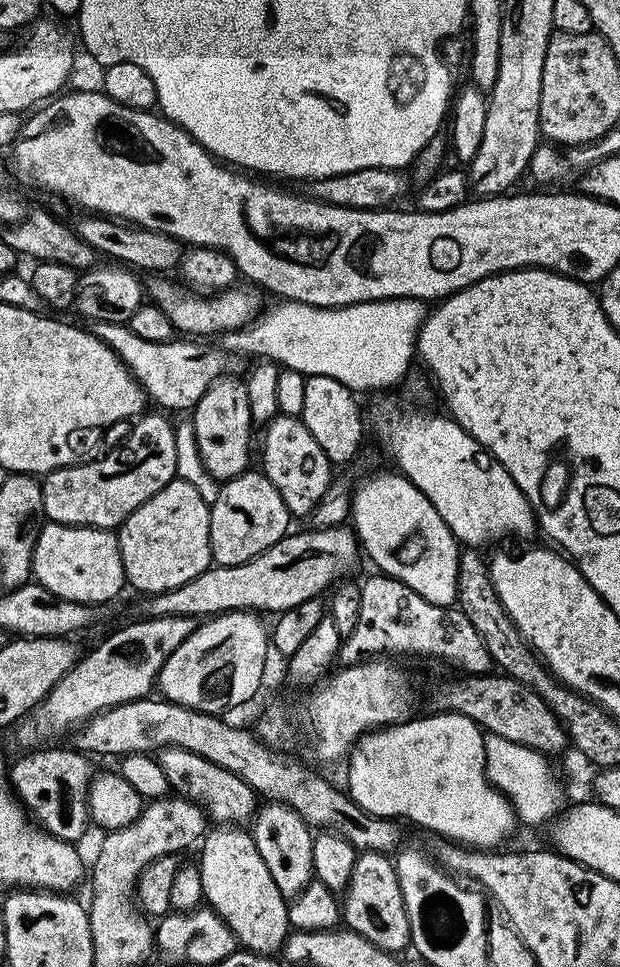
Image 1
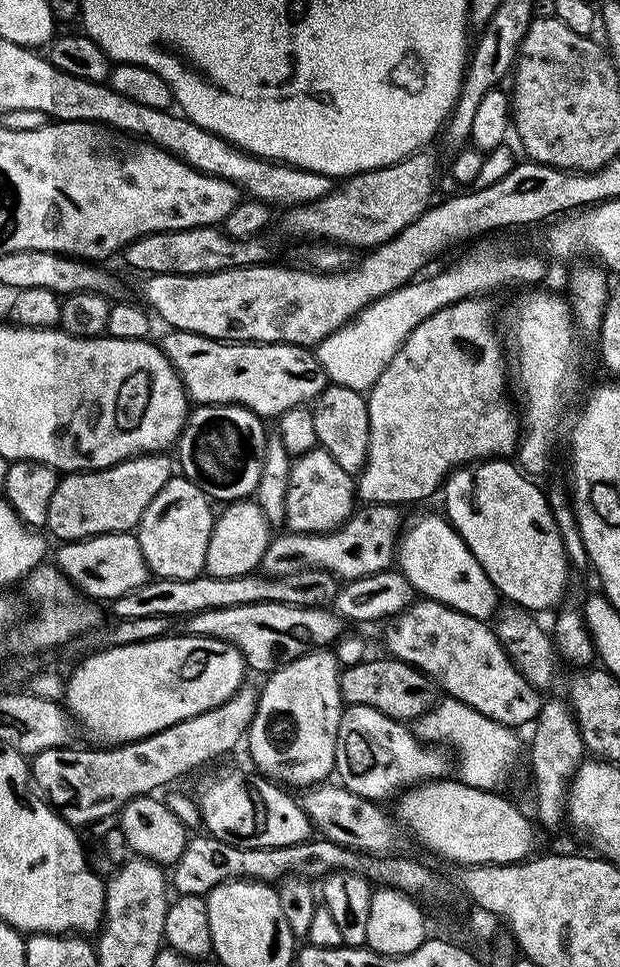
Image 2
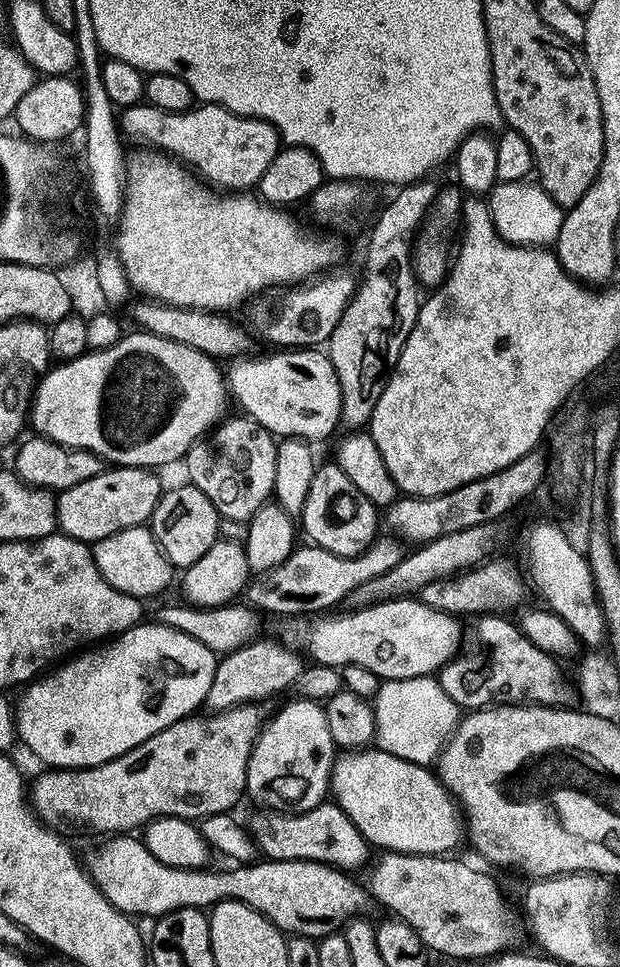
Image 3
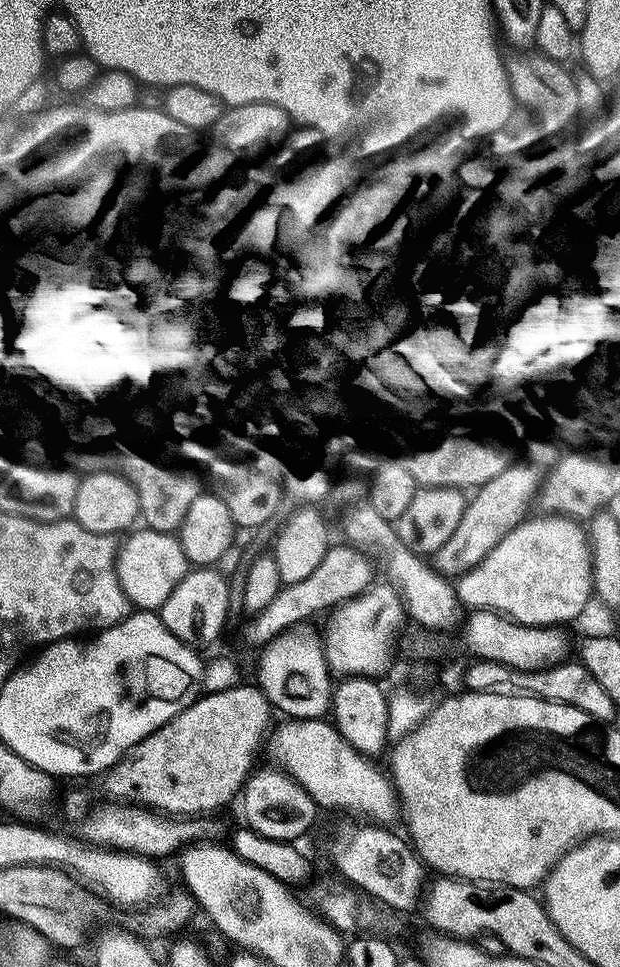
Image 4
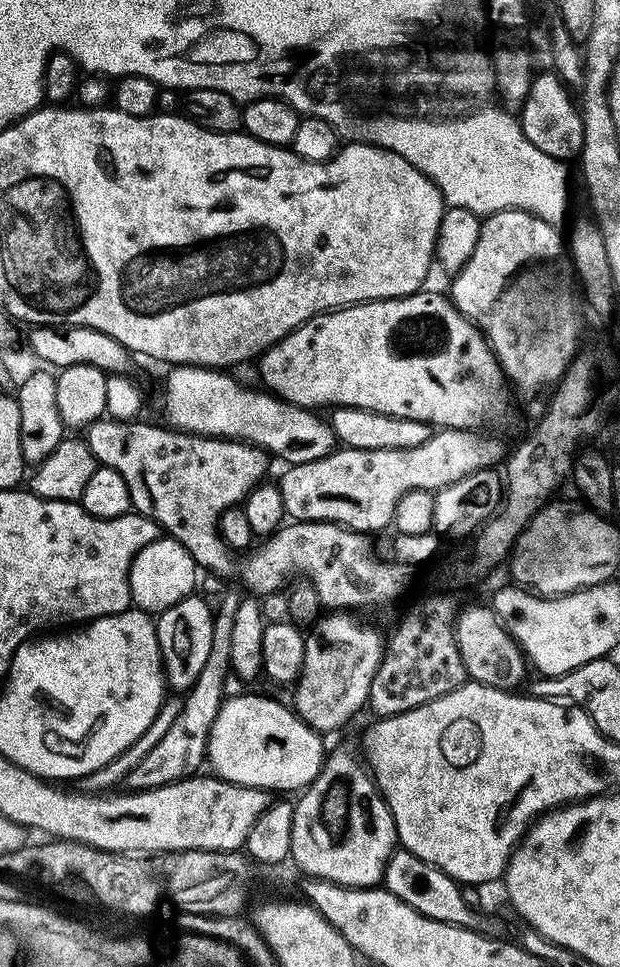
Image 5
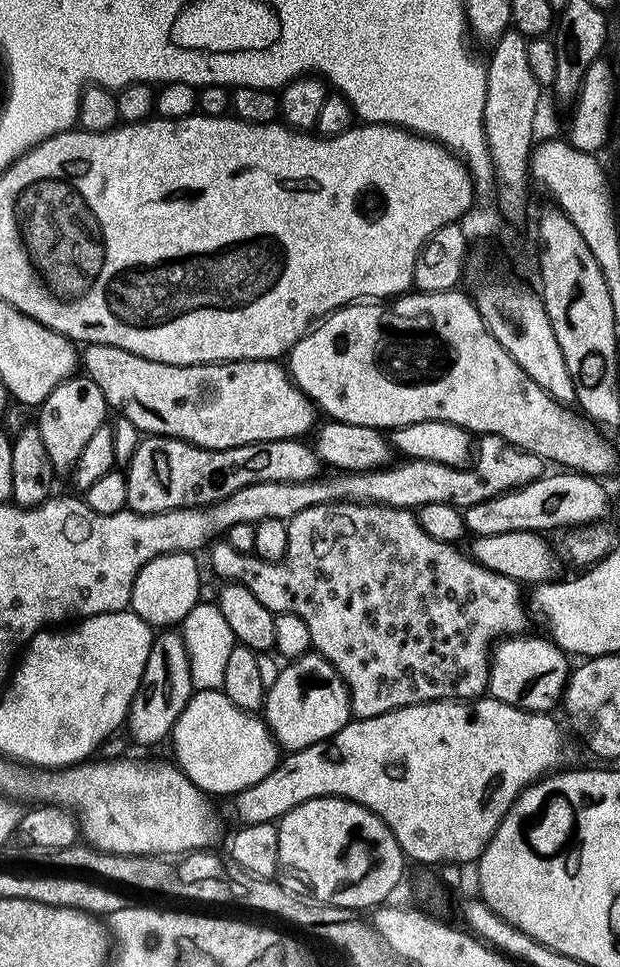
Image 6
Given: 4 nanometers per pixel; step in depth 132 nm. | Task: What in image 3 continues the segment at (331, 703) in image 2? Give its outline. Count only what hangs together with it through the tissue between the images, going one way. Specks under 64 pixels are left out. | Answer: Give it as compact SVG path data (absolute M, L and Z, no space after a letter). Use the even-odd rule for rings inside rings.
M293 699L267 717L250 754L246 796L264 810L281 813L312 811L325 803L330 792L334 745L324 708L315 700Z

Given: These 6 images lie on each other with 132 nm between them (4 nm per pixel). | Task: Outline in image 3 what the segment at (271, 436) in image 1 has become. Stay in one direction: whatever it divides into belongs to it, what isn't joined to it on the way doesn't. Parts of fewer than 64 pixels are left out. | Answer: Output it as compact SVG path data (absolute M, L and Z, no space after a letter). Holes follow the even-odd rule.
M328 462L328 464L321 463L317 467L314 478L310 478L310 494L306 494L306 502L302 506L298 522L302 532L304 530L305 534L312 539L309 541L315 547L330 550L330 554L339 556L360 556L367 548L371 548L377 539L376 515L378 515L378 509L370 502L370 498L366 498L366 494L362 494L362 490L358 490L358 486L354 486L354 482L346 478L346 474L342 474L342 470L336 463Z

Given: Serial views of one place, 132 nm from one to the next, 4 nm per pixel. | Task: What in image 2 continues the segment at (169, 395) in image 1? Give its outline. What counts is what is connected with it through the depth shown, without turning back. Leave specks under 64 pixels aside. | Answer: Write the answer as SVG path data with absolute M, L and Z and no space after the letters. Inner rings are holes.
M196 332L165 333L164 355L180 375L189 401L197 405L240 404L261 418L279 418L286 410L311 405L326 387L322 366L307 347L211 340Z

